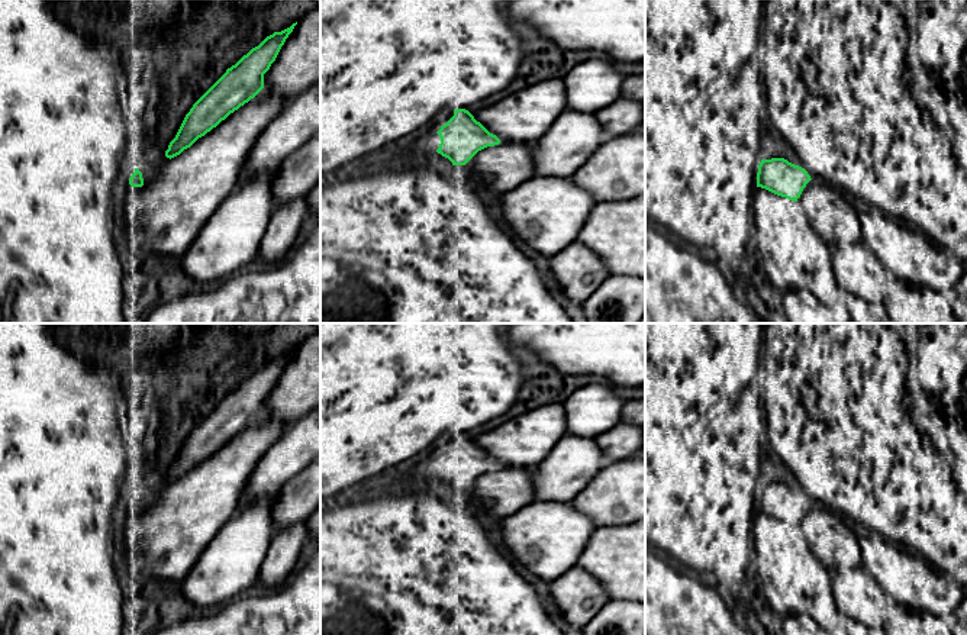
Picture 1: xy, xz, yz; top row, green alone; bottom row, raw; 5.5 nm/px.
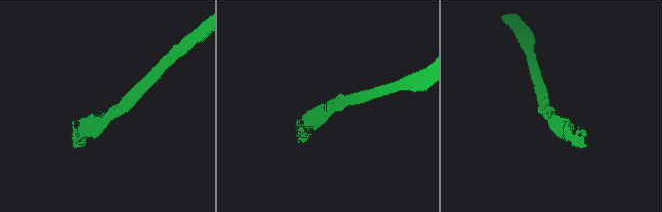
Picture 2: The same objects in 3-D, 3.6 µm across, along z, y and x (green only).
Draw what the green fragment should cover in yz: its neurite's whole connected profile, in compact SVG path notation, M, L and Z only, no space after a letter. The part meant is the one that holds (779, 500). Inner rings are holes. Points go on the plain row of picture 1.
M784 483L761 484L758 490L757 512L793 526L797 526L810 505L805 493Z

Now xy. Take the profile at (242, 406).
M297 346L281 357L267 361L258 371L226 394L186 439L175 462L165 476L167 483L171 484L190 473L199 462L216 452L264 413L264 399L275 386L296 349Z

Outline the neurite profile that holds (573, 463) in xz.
M565 433L541 462L528 468L536 500L571 503L607 464L596 439Z

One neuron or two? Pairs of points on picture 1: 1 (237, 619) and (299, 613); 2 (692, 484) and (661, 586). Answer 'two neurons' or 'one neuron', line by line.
1: one neuron
2: two neurons

